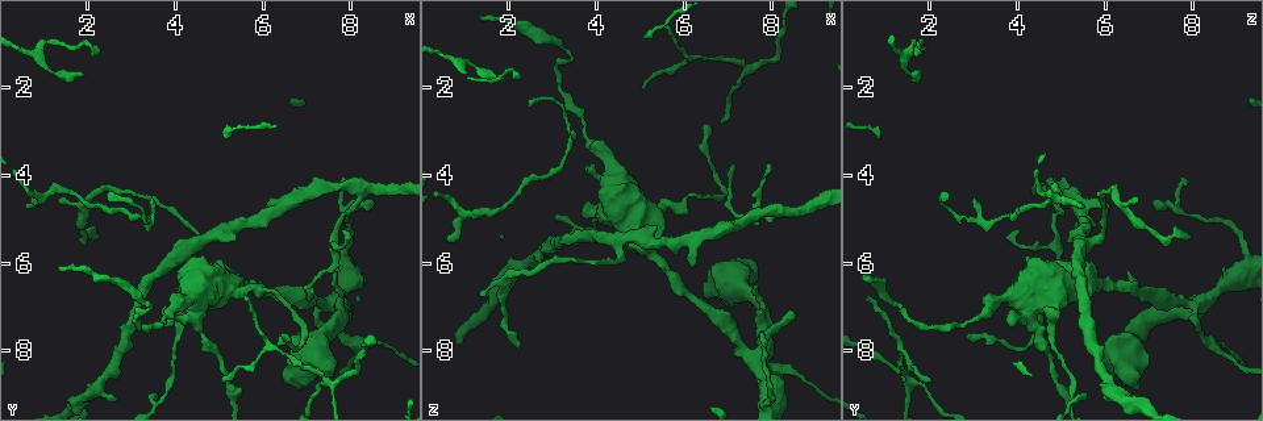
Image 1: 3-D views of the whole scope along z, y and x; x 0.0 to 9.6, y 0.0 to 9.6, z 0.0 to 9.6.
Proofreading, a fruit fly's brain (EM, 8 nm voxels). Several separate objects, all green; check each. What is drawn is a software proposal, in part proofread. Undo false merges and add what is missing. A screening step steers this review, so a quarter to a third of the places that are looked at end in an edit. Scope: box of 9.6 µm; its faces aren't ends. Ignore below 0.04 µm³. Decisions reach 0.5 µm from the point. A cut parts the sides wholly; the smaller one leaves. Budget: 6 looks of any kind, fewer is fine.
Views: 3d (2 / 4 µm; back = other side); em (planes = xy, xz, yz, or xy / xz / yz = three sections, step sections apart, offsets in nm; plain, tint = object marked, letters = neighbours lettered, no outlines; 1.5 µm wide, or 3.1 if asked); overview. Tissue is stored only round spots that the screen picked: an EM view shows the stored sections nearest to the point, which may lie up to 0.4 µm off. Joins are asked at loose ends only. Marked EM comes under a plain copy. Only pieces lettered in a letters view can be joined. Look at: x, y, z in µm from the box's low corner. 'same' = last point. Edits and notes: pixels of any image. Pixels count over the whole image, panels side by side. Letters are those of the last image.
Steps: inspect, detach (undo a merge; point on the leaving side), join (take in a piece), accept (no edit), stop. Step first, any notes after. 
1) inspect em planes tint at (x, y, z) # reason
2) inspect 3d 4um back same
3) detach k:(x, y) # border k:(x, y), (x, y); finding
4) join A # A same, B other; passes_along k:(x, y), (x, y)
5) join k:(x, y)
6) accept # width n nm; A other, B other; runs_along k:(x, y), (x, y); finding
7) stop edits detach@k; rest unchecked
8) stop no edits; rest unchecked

inspect em planes tint at (5.05, 8.70, 2.00) # tapers out

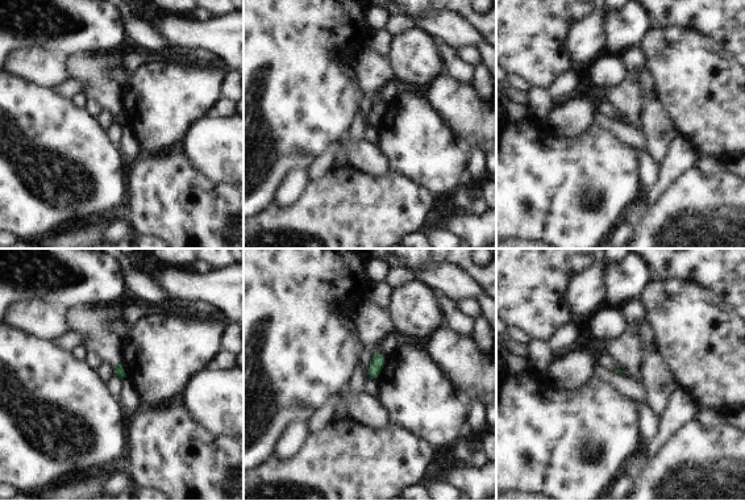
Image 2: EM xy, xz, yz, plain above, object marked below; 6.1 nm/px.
inspect em planes letters same # see the neighbours

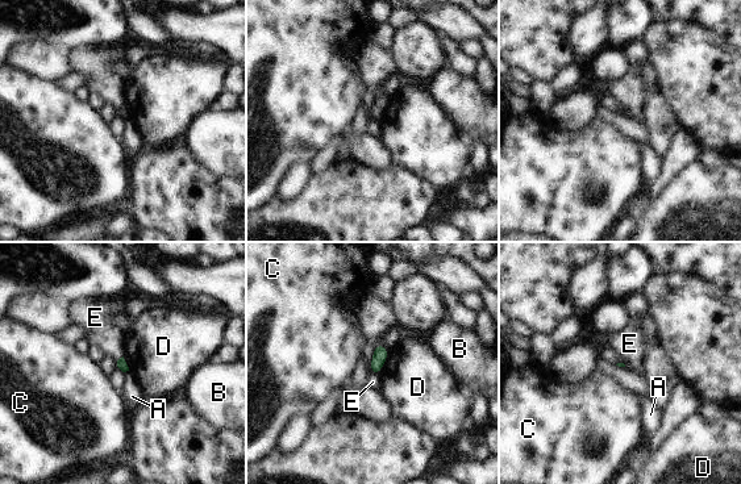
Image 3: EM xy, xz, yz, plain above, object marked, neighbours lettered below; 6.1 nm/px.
accept # A other, B other, C other, D other, E other; border 3:(123, 355), (116, 361); no lettered piece goes on from it

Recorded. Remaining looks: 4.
inspect em xy step 4 letters at (3.50, 4.55, 3.00) # branch stops here

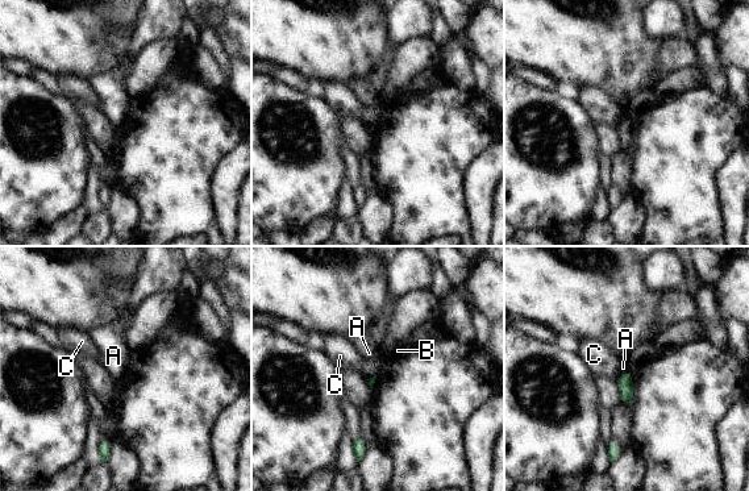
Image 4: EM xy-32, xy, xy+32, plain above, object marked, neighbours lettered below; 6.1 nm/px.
accept # A other, B other, C other; none of them fits

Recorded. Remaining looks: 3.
inspect em planes letters at (8.10, 4.30, 4.80) # three-way junction

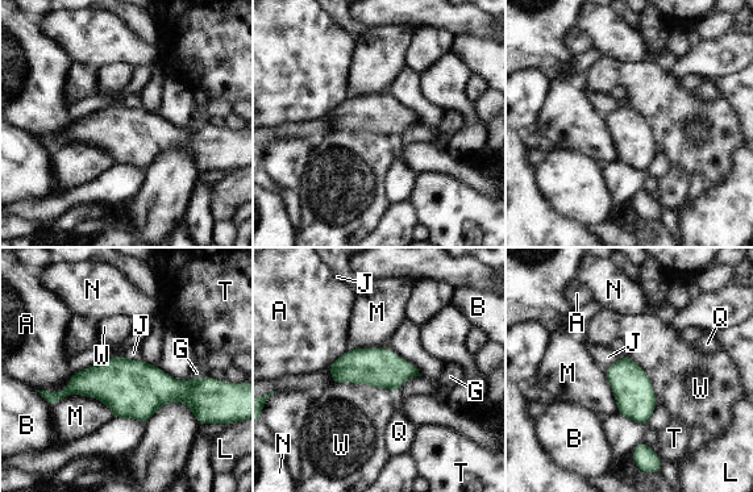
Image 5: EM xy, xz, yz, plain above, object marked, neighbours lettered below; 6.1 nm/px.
accept # A other, B other, G other, J other, L other, M other, N other, Q other, T other, W other; border 5:(51, 407), (88, 395), (113, 416); continuous, no second cell

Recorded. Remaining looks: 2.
stop no edits; rest unchecked

